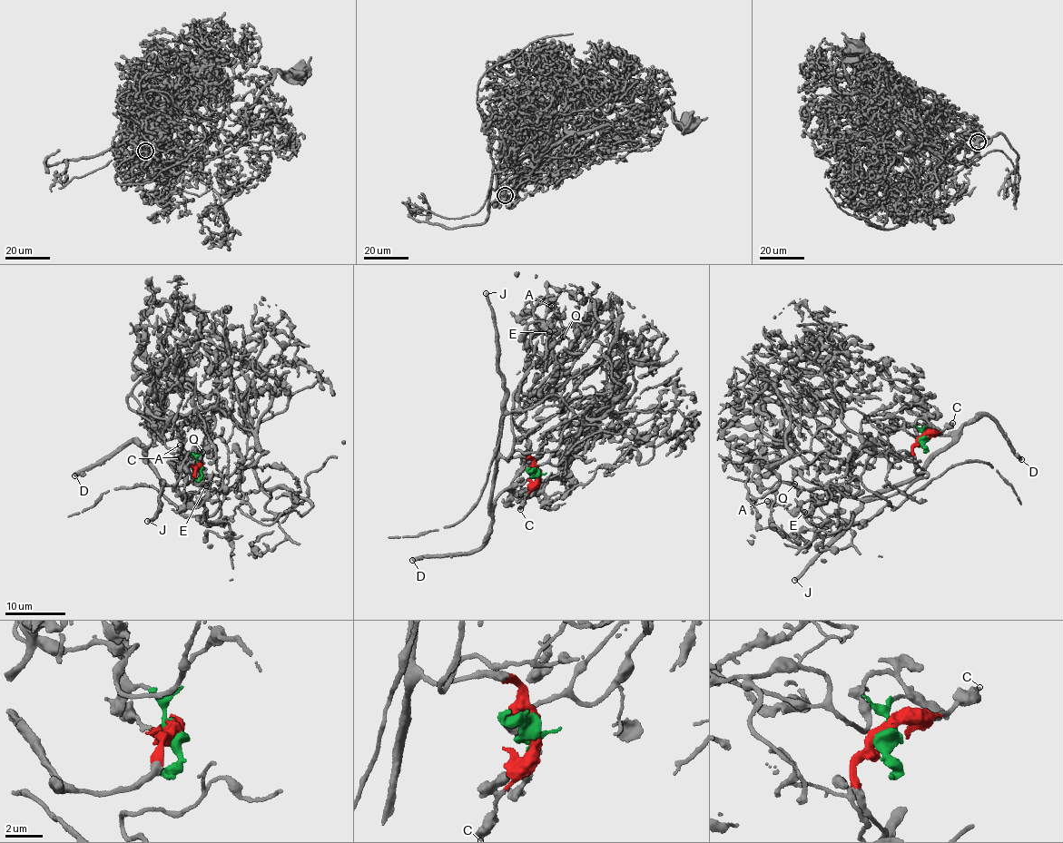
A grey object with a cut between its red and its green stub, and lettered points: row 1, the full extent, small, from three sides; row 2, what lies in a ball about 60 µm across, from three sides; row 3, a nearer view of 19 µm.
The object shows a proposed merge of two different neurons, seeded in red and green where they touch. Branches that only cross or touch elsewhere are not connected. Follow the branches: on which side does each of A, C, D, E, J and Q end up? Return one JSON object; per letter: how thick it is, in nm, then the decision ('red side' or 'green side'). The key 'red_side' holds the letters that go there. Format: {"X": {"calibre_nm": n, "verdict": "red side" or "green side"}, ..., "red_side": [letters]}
{"A": {"calibre_nm": 650, "verdict": "green side"}, "C": {"calibre_nm": 420, "verdict": "red side"}, "D": {"calibre_nm": 400, "verdict": "red side"}, "E": {"calibre_nm": 120, "verdict": "green side"}, "J": {"calibre_nm": 340, "verdict": "red side"}, "Q": {"calibre_nm": 180, "verdict": "green side"}, "red_side": ["C", "D", "J"]}

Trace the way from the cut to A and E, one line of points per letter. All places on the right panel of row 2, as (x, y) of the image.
A: (922, 436), (890, 416), (885, 453), (861, 436), (888, 502), (865, 521), (766, 501)
E: (922, 436), (924, 419), (913, 436), (880, 420), (928, 476), (866, 501), (824, 467), (831, 491), (804, 512)

